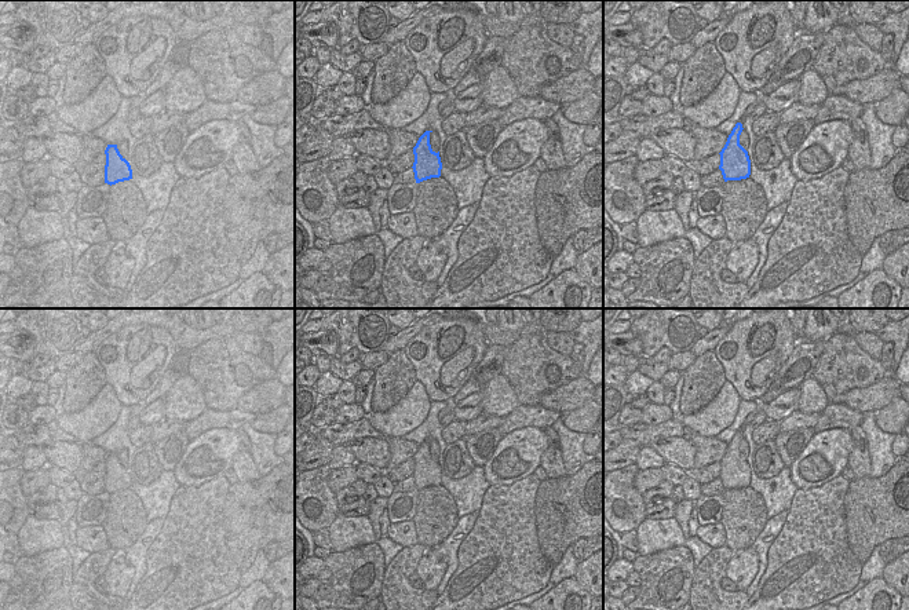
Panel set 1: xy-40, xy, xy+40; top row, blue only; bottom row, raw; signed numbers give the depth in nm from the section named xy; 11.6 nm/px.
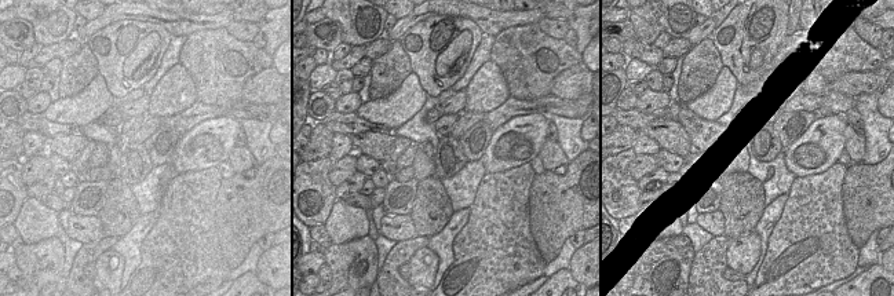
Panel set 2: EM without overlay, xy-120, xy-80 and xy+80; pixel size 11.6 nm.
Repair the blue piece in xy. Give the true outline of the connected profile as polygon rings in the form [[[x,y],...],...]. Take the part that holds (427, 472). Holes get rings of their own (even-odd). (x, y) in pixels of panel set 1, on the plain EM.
[[[426,439],[413,456],[413,481],[416,492],[431,486],[439,486],[442,471],[439,465],[439,445],[437,441]]]

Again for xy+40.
[[[737,431],[727,446],[720,463],[720,474],[724,490],[741,489],[751,483],[751,468],[748,464],[749,446],[742,432]]]

